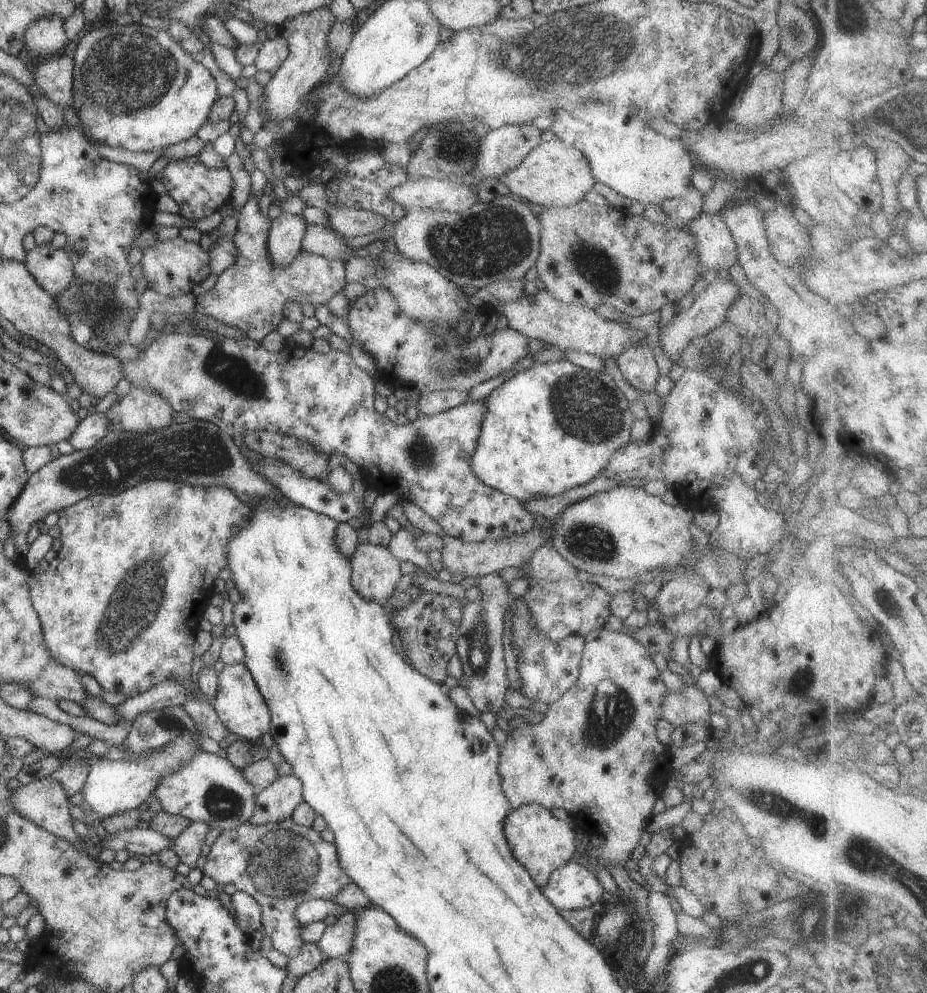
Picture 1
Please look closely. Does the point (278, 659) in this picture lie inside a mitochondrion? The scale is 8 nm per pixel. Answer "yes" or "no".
yes

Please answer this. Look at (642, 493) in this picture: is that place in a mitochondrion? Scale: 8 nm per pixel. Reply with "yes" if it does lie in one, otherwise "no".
no

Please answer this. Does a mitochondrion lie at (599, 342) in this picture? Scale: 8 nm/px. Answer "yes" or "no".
no

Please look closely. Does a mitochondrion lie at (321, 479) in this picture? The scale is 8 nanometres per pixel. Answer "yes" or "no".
no

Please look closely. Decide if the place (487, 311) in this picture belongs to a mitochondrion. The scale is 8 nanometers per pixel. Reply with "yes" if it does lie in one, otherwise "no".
no

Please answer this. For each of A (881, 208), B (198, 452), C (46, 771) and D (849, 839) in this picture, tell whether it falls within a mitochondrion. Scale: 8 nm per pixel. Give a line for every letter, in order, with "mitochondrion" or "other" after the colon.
A: other
B: mitochondrion
C: other
D: mitochondrion

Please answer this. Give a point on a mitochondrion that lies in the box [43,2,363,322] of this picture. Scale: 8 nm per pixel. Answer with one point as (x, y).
(127, 73)

